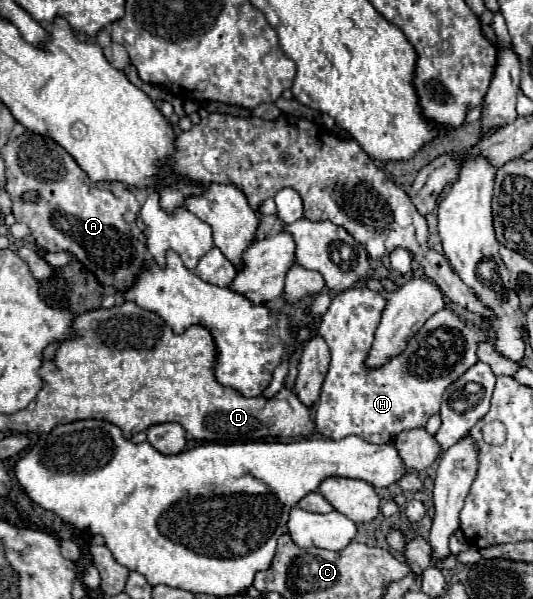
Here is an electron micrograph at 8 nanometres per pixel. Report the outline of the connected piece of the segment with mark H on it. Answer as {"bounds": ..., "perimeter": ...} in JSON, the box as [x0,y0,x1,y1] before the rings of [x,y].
{"bounds":[314,287,490,443],"perimeter":[[[352,287],[334,295],[318,327],[318,333],[330,347],[330,369],[322,385],[322,401],[318,399],[316,403],[314,421],[316,431],[328,439],[358,435],[370,443],[390,443],[394,435],[406,429],[424,427],[440,411],[446,387],[478,361],[478,343],[490,341],[488,325],[474,325],[452,309],[442,309],[422,325],[402,355],[392,357],[380,367],[368,367],[366,357],[384,307],[386,299],[382,293]]]}

